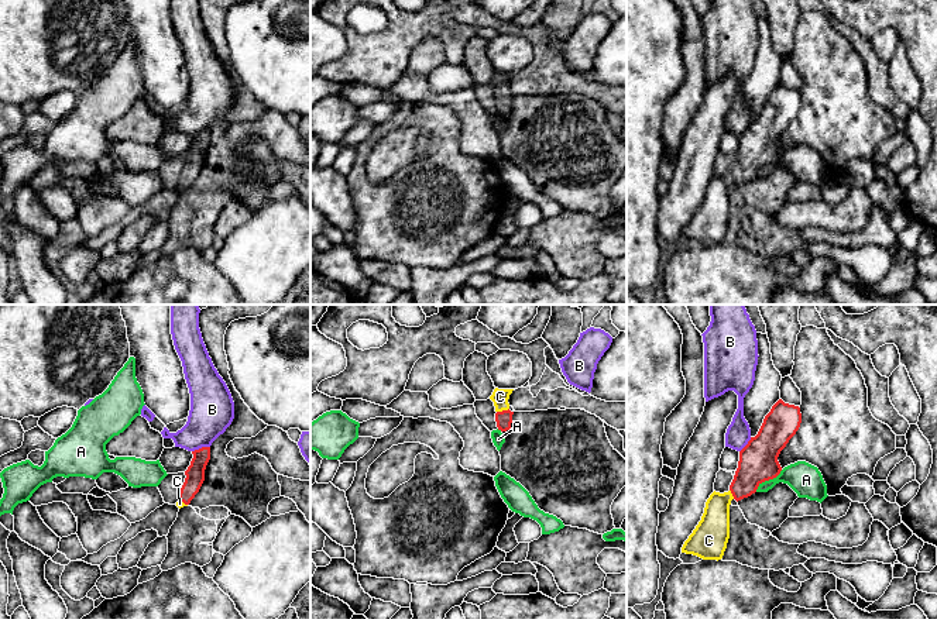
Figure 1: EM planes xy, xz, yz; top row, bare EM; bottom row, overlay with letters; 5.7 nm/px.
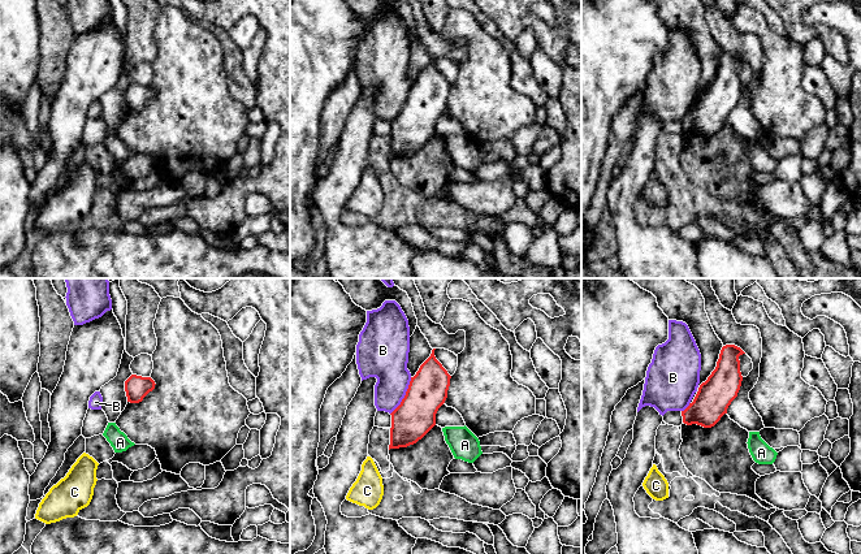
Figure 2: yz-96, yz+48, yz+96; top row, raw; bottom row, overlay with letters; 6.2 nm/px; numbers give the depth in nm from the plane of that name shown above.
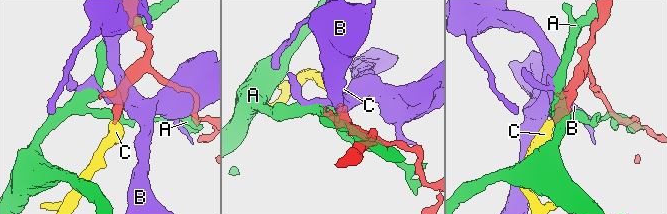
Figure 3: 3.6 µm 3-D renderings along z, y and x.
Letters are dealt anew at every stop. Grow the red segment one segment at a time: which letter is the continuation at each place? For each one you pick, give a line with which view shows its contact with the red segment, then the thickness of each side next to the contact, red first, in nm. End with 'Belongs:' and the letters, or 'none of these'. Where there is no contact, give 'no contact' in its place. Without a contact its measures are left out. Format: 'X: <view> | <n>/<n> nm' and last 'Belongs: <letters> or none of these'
C: xz | 90/100 nm
Belongs: C

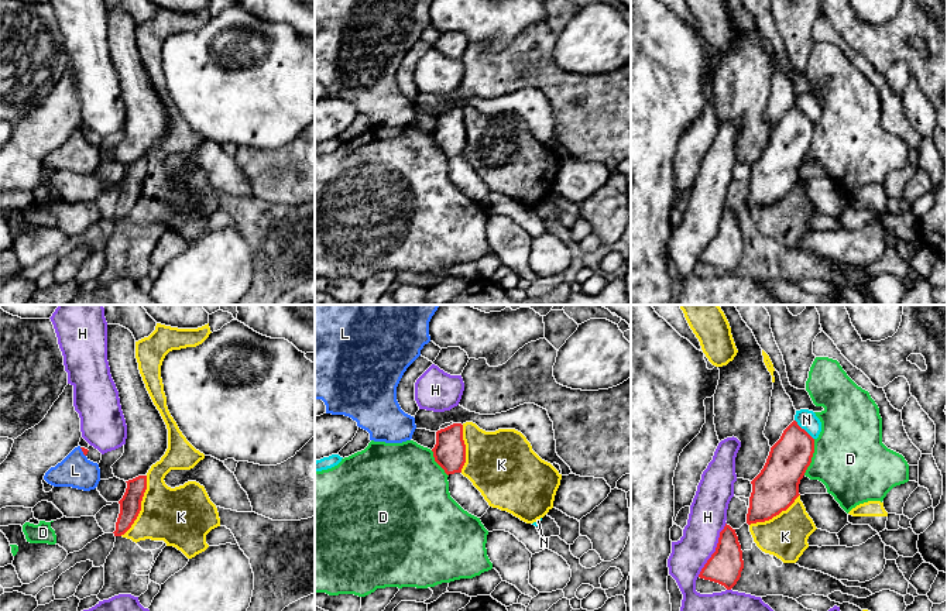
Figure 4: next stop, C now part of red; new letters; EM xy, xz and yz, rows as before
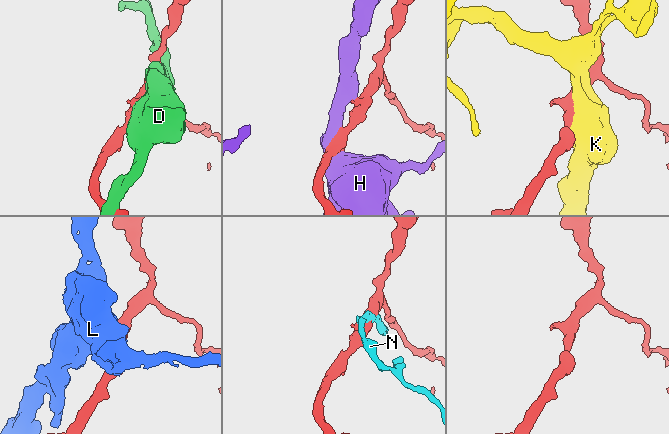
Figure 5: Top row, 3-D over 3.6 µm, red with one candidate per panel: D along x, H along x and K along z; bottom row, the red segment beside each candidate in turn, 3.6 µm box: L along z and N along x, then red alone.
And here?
Belongs: none of these

